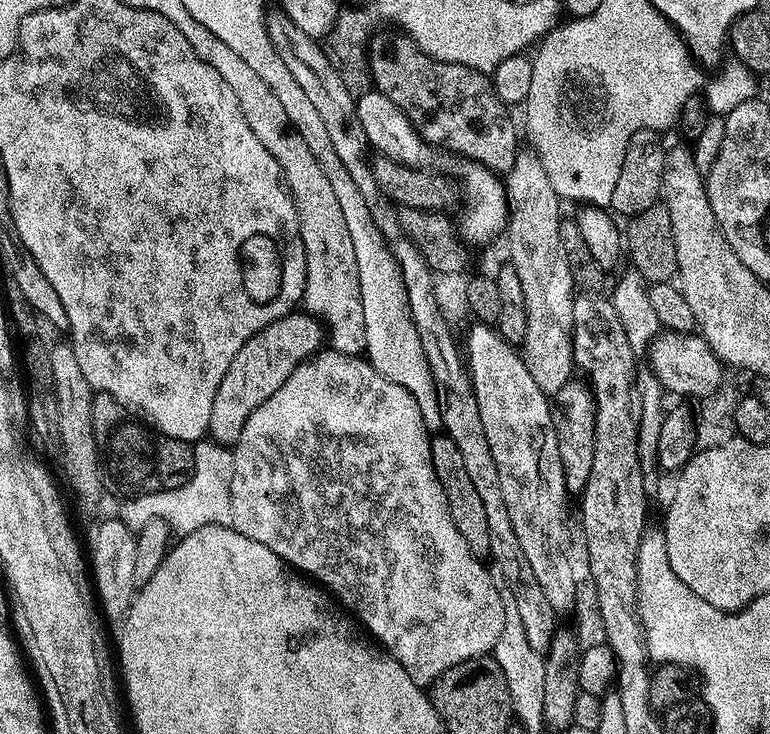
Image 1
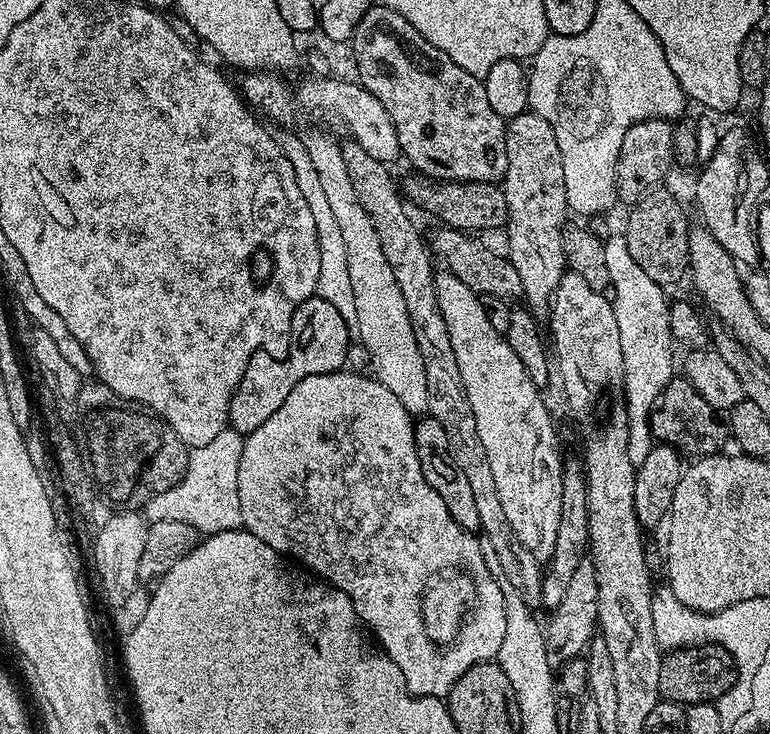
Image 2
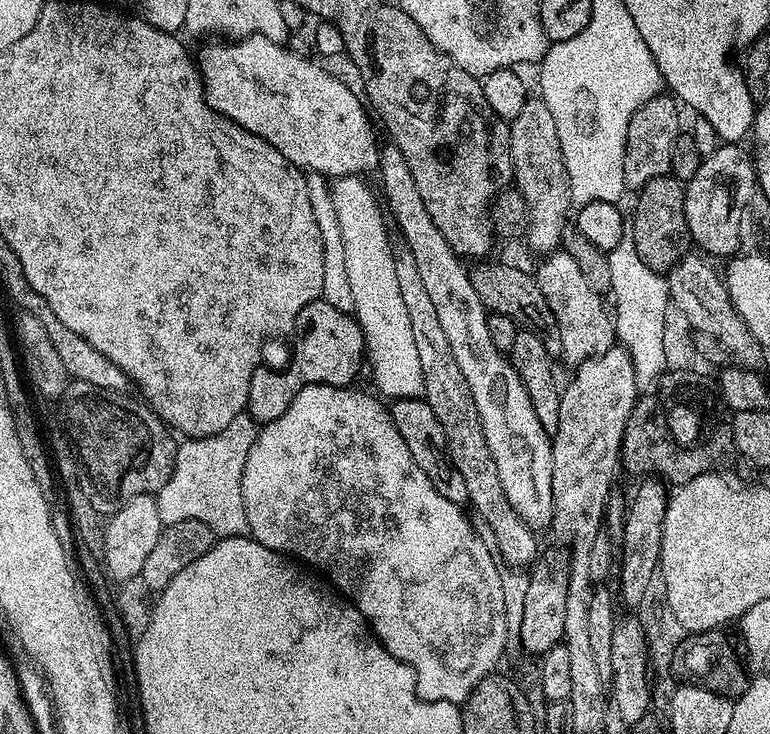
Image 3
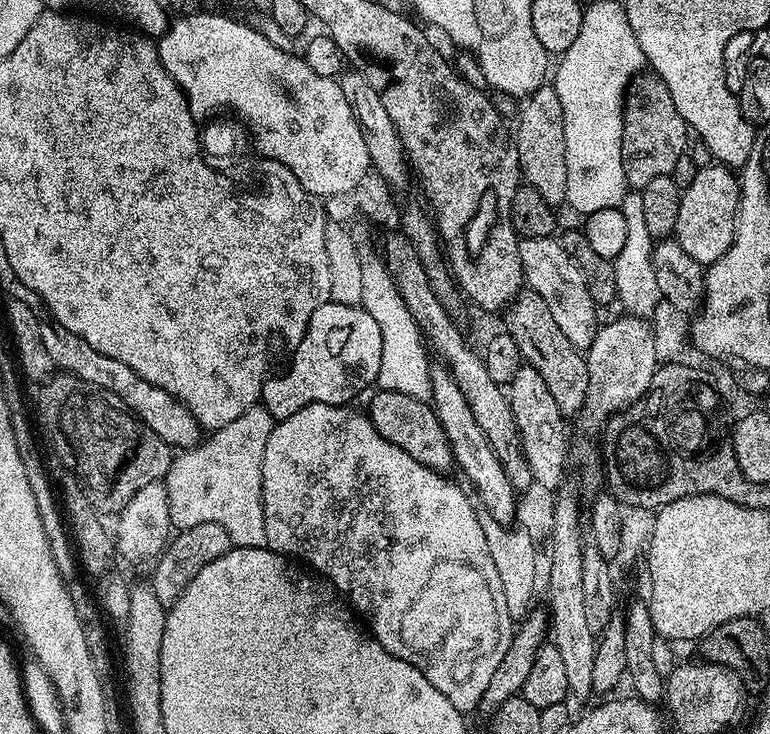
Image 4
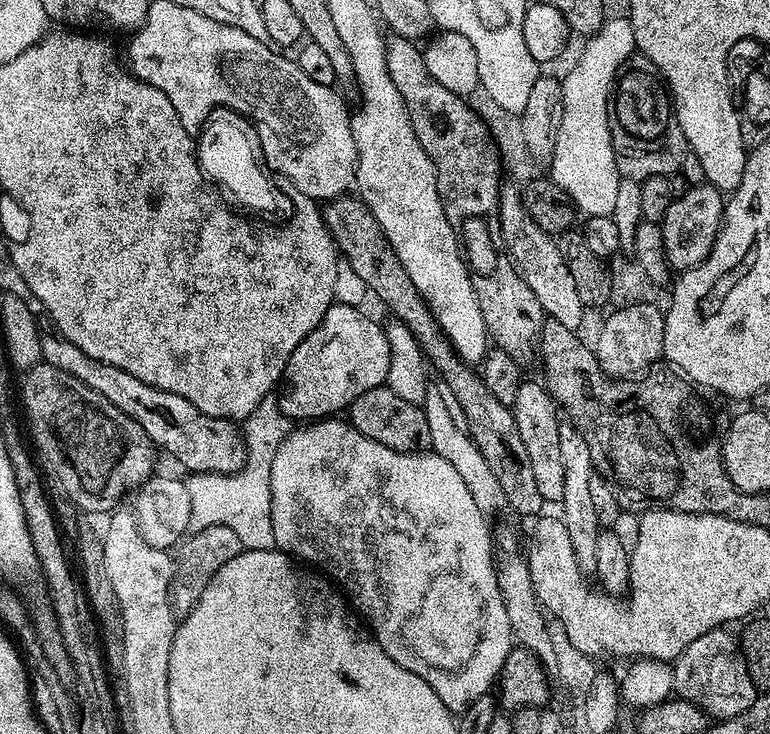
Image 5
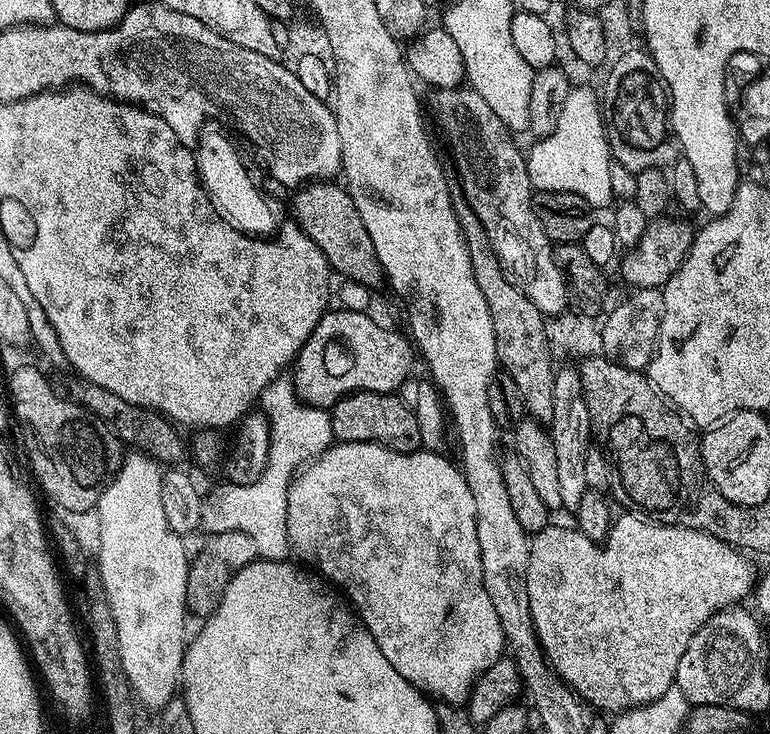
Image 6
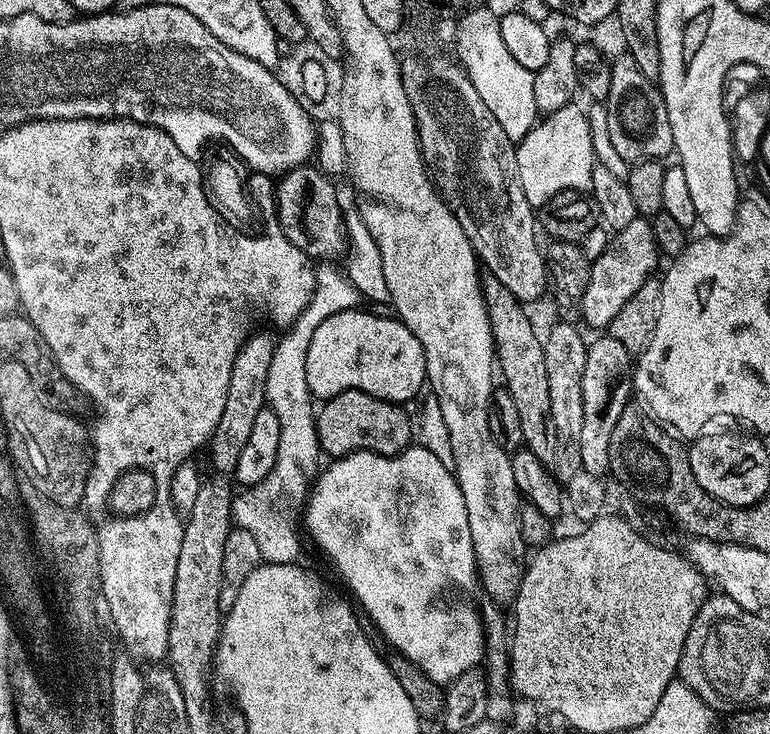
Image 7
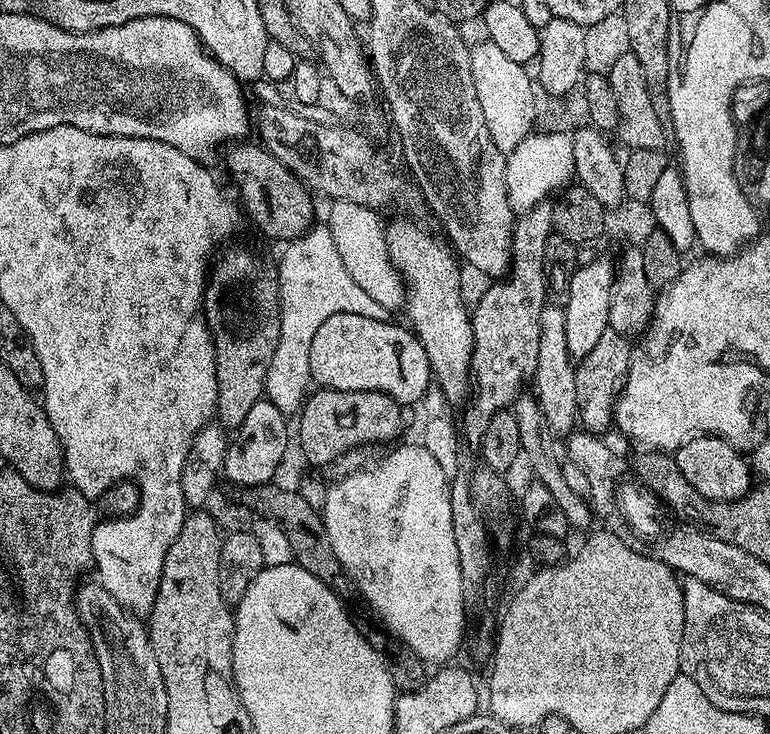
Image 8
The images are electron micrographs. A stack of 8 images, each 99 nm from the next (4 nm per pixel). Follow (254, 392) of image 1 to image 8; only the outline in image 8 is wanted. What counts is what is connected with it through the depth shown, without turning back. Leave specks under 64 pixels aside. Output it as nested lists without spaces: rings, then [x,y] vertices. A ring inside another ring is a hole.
[[[338,313],[327,318],[315,331],[314,342],[310,345],[310,370],[313,381],[321,388],[333,388],[343,392],[381,392],[394,398],[401,406],[419,405],[430,381],[432,367],[428,364],[426,350],[415,332],[407,327],[399,328],[395,322],[376,321],[357,314]]]

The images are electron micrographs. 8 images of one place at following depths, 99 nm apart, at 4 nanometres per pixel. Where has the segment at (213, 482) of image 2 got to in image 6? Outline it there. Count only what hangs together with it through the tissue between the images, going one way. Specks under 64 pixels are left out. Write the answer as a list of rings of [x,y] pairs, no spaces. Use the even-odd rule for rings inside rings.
[[[281,374],[277,380],[270,382],[258,401],[259,411],[268,417],[270,426],[270,454],[268,465],[258,479],[249,484],[225,483],[226,486],[205,507],[202,517],[202,528],[205,533],[237,532],[247,534],[256,547],[256,555],[261,560],[288,560],[290,549],[288,546],[288,531],[286,530],[286,498],[292,485],[293,476],[297,475],[309,462],[316,459],[320,453],[332,447],[332,414],[327,408],[315,408],[313,404],[305,404],[300,398],[299,391],[287,375]]]

